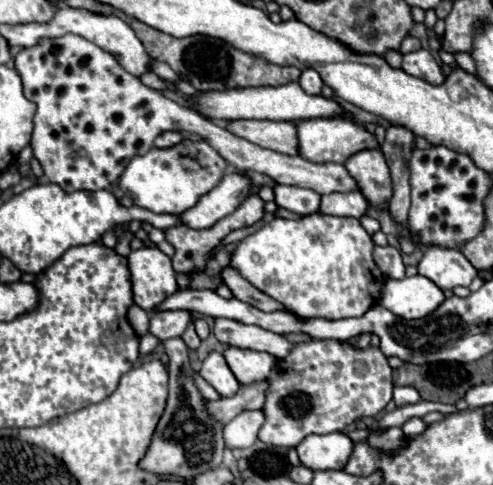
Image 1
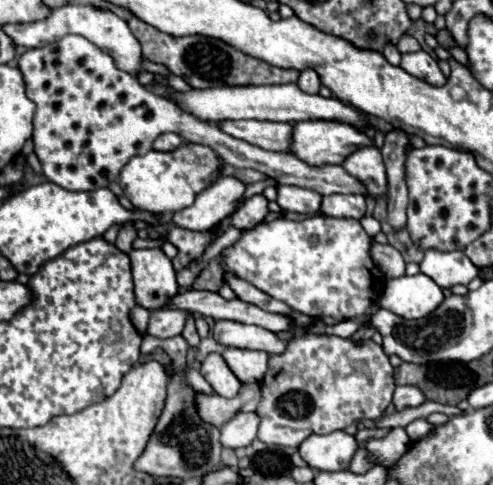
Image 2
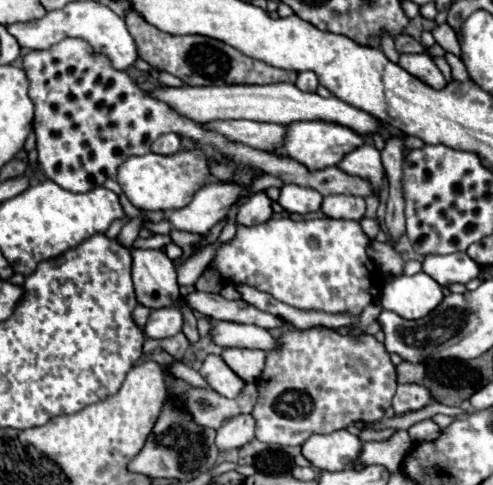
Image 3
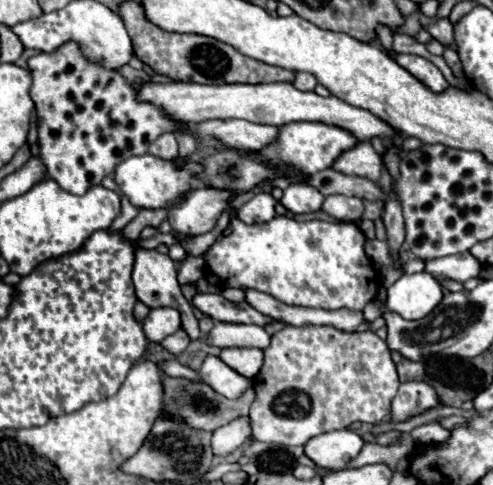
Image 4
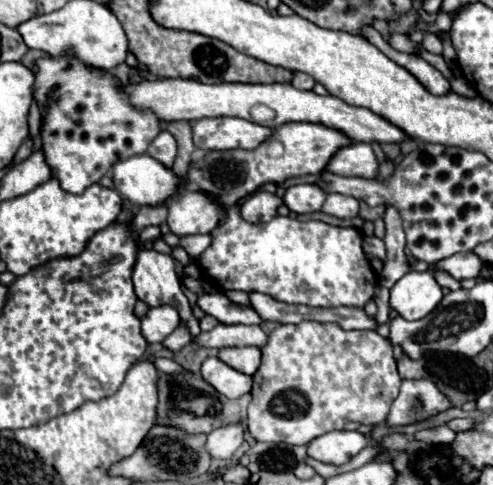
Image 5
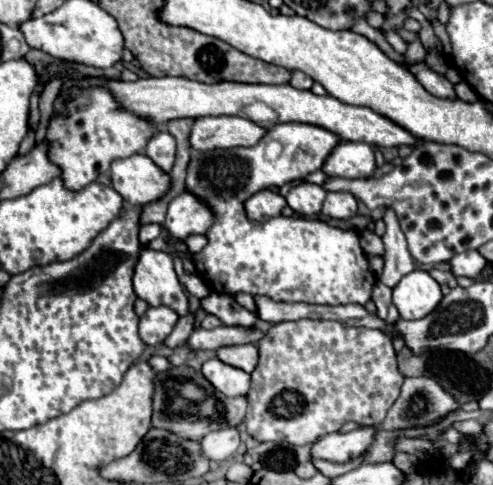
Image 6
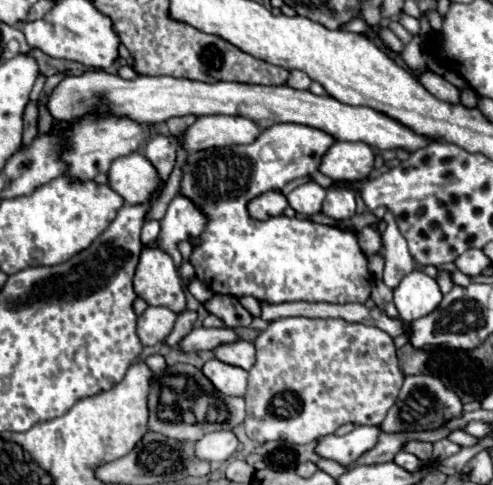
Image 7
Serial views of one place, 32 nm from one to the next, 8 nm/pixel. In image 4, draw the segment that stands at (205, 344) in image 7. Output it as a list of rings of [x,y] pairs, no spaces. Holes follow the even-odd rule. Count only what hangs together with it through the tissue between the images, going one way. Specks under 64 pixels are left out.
[[[216,322],[214,328],[206,334],[208,344],[218,348],[260,348],[266,350],[270,346],[270,334],[262,326],[246,326],[246,324],[228,324]]]

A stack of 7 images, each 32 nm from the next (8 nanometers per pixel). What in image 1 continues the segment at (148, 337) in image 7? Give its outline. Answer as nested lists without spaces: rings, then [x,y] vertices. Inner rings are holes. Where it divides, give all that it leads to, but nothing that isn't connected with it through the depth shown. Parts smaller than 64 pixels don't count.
[[[166,310],[166,312],[150,312],[150,334],[160,340],[182,336],[188,324],[194,322],[194,314],[188,310]]]

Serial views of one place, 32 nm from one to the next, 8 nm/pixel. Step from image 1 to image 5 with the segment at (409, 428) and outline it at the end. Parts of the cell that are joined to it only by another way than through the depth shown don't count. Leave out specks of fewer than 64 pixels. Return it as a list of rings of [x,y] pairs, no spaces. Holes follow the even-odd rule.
[[[436,426],[436,428],[424,428],[424,430],[418,430],[414,434],[414,440],[420,440],[420,442],[428,442],[428,444],[448,444],[454,440],[454,430],[446,428],[446,426]]]

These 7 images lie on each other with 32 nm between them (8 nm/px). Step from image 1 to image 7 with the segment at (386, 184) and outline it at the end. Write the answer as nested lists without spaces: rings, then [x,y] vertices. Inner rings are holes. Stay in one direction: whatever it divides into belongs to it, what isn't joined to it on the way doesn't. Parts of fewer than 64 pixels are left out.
[[[336,142],[326,152],[320,172],[332,180],[366,180],[374,168],[374,152],[364,142]]]

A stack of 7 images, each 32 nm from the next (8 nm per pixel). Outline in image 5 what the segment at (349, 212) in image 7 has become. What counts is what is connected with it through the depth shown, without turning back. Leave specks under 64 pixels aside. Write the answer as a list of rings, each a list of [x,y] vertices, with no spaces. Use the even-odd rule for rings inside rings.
[[[328,194],[322,212],[336,218],[356,218],[360,214],[360,200],[344,194]]]

